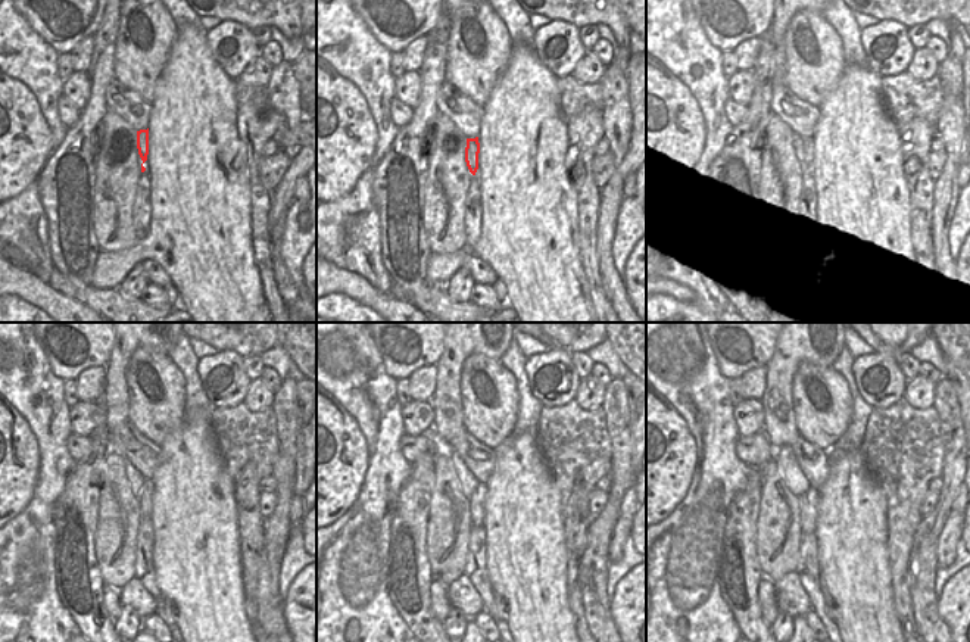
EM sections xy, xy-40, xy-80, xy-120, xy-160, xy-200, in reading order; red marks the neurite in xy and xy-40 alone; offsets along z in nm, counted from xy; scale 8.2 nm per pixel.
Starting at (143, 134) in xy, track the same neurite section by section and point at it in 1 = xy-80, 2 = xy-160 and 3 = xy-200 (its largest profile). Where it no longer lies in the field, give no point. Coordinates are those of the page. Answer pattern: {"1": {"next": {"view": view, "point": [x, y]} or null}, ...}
{"1": {"next": {"view": "xy-80", "point": [808, 156]}}, "2": {"next": {"view": "xy-160", "point": [477, 496]}}, "3": {"next": {"view": "xy-200", "point": [810, 499]}}}

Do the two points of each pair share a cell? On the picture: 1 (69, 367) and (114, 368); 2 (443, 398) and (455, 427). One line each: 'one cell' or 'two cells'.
1: two cells
2: one cell

